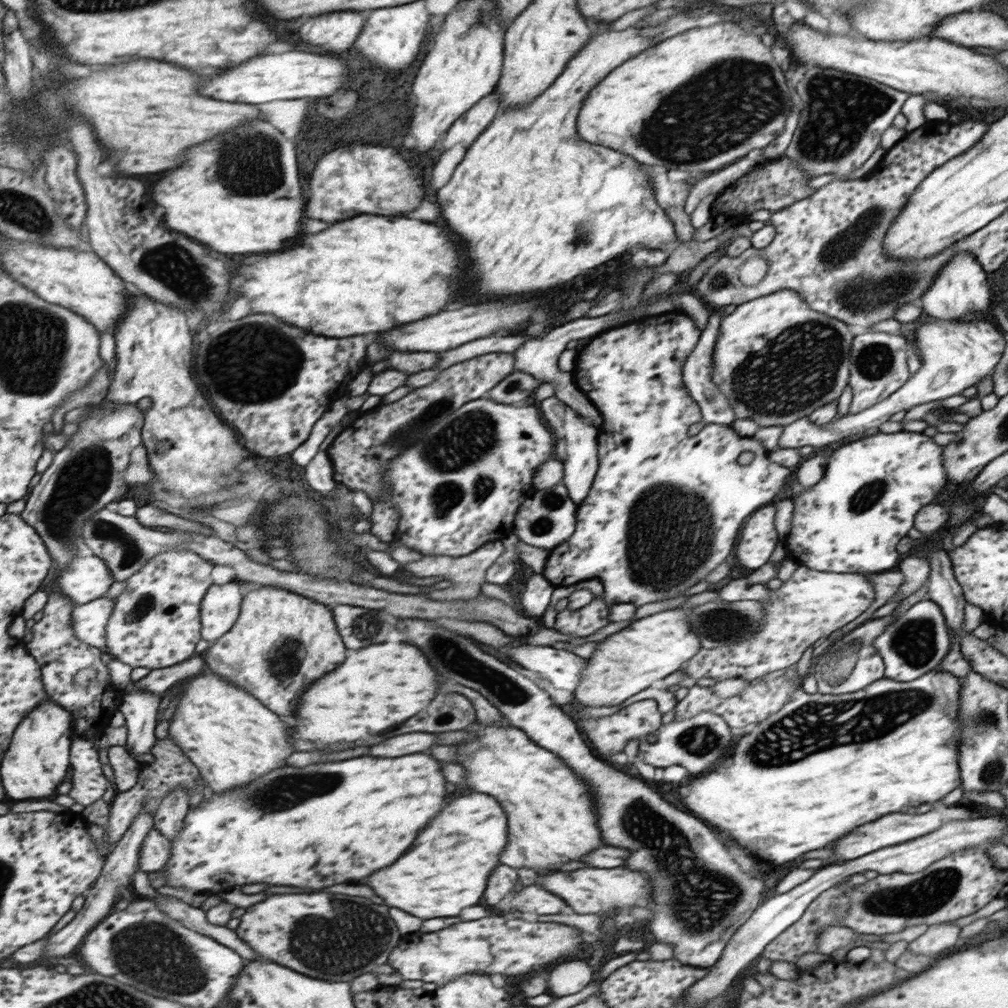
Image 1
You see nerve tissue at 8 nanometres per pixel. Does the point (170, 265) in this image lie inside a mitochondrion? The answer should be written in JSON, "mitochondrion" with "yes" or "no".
{"mitochondrion":"yes"}

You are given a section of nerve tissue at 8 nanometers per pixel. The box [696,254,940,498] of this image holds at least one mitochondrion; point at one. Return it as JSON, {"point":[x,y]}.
{"point":[764,383]}

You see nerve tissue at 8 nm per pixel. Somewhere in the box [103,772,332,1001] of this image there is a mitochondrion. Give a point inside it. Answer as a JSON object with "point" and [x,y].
{"point":[150,953]}

